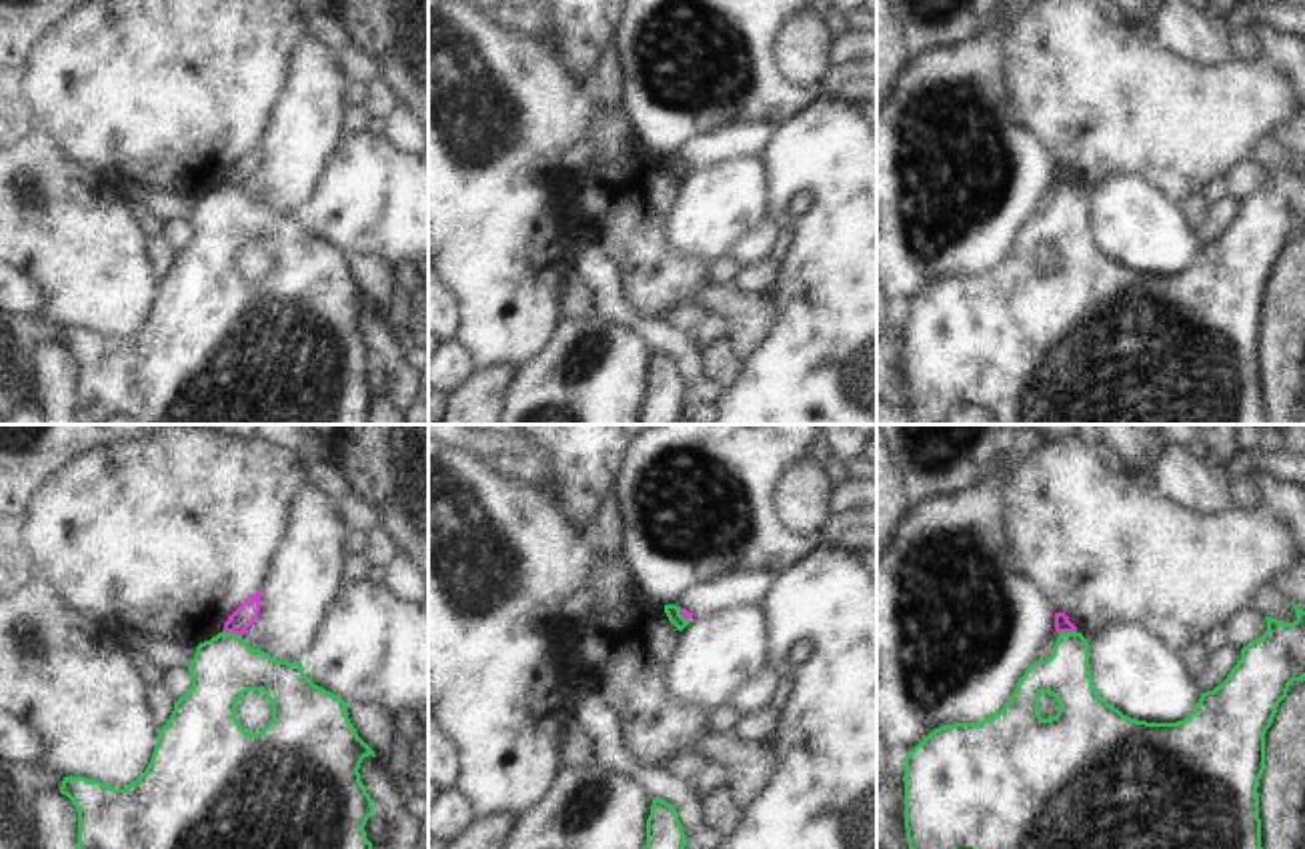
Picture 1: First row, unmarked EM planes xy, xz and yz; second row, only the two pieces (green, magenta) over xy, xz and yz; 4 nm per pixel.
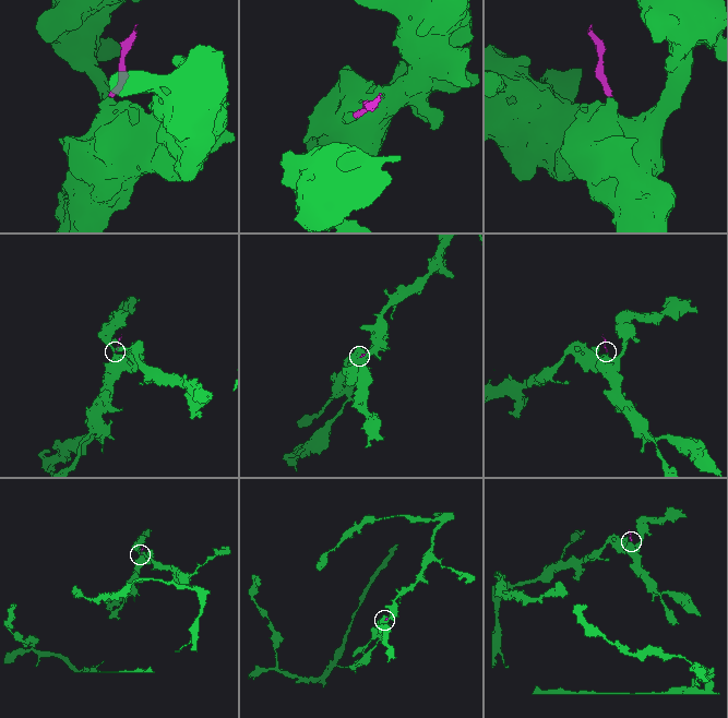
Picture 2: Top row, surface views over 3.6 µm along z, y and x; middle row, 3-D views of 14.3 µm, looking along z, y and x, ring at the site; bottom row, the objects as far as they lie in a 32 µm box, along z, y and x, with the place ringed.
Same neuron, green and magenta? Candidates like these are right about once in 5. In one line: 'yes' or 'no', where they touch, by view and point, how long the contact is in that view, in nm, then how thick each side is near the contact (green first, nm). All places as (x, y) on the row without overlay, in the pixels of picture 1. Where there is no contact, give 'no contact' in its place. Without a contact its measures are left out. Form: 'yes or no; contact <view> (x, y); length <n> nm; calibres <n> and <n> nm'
no; contact xy (233, 185); length 80 nm; calibres 260 and 90 nm

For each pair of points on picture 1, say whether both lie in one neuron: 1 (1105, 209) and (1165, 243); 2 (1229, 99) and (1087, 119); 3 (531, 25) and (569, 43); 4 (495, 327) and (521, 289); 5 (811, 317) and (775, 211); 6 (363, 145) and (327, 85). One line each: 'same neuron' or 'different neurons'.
1: same neuron
2: same neuron
3: different neurons
4: same neuron
5: same neuron
6: different neurons

